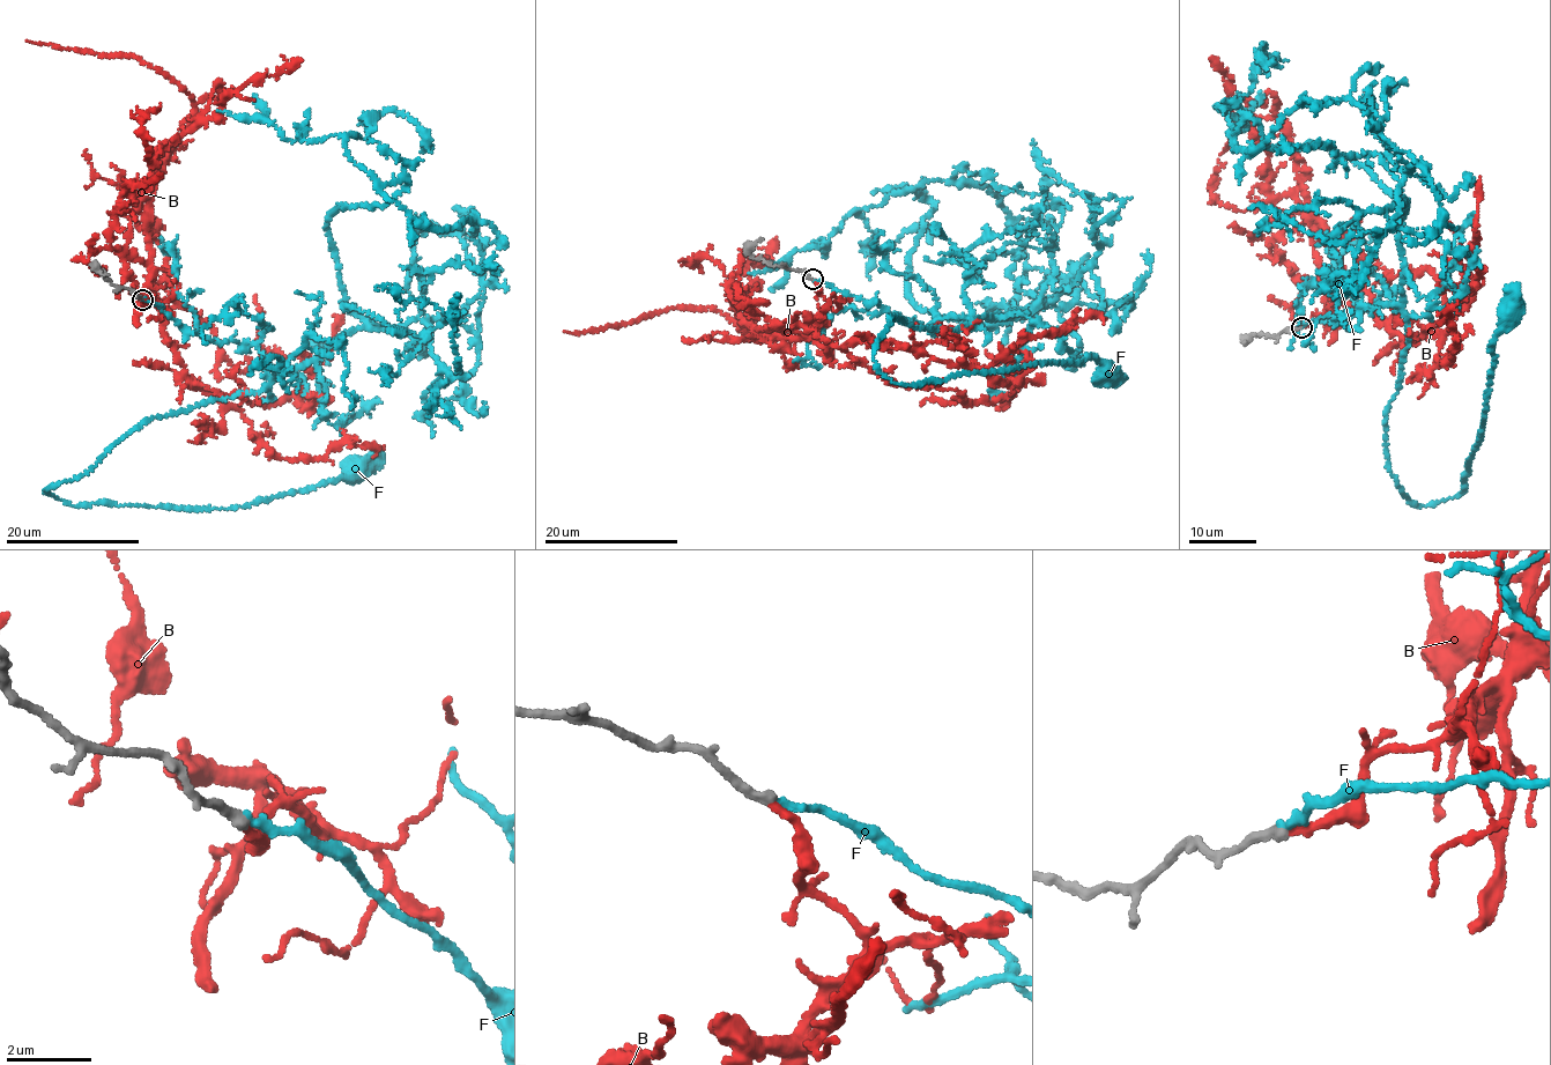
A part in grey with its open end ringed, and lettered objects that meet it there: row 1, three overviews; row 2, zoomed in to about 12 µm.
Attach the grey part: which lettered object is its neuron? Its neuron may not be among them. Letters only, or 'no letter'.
B

